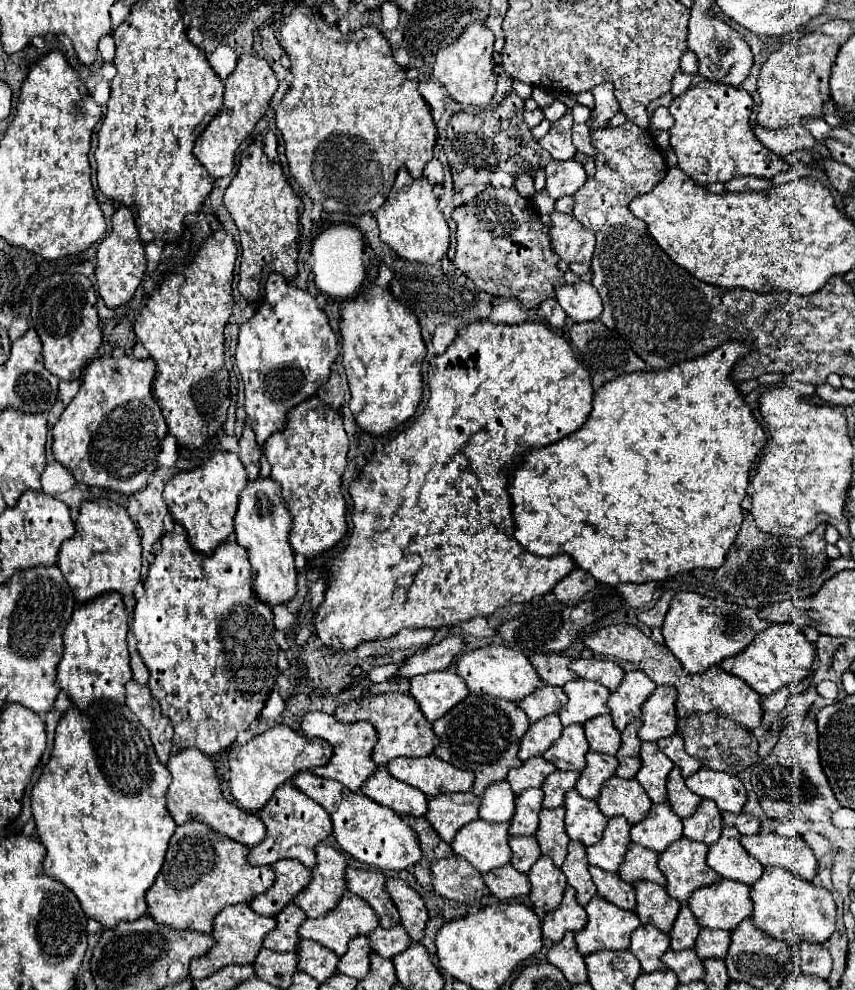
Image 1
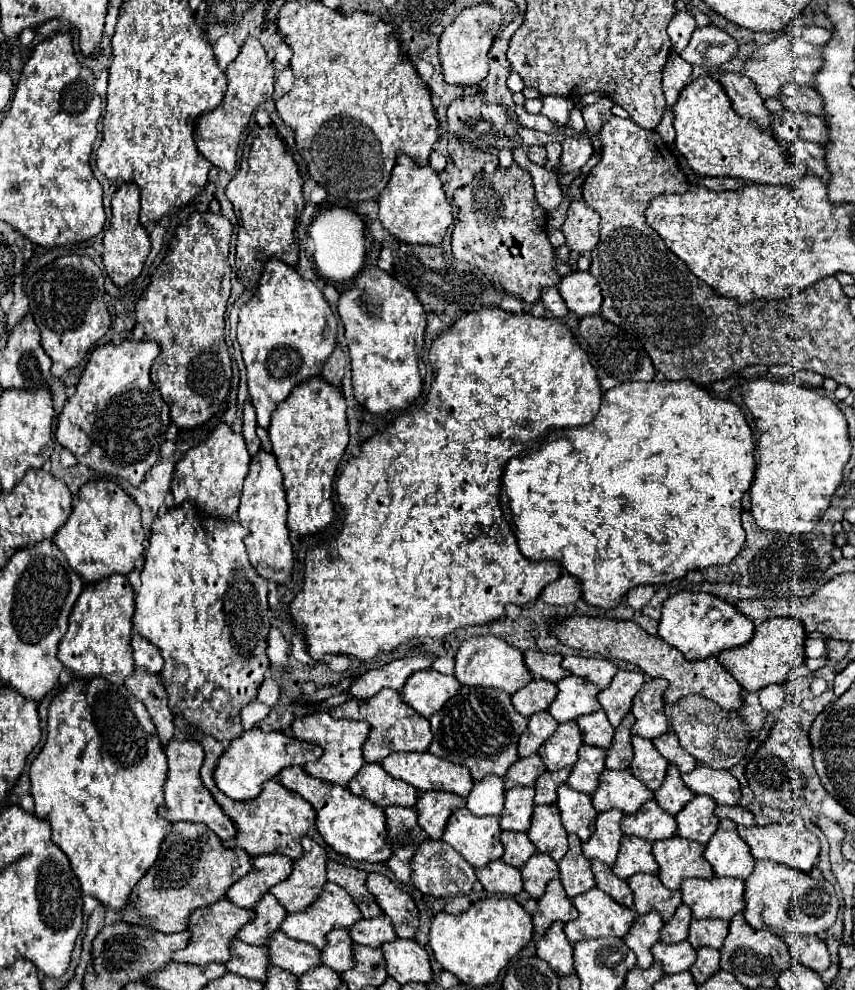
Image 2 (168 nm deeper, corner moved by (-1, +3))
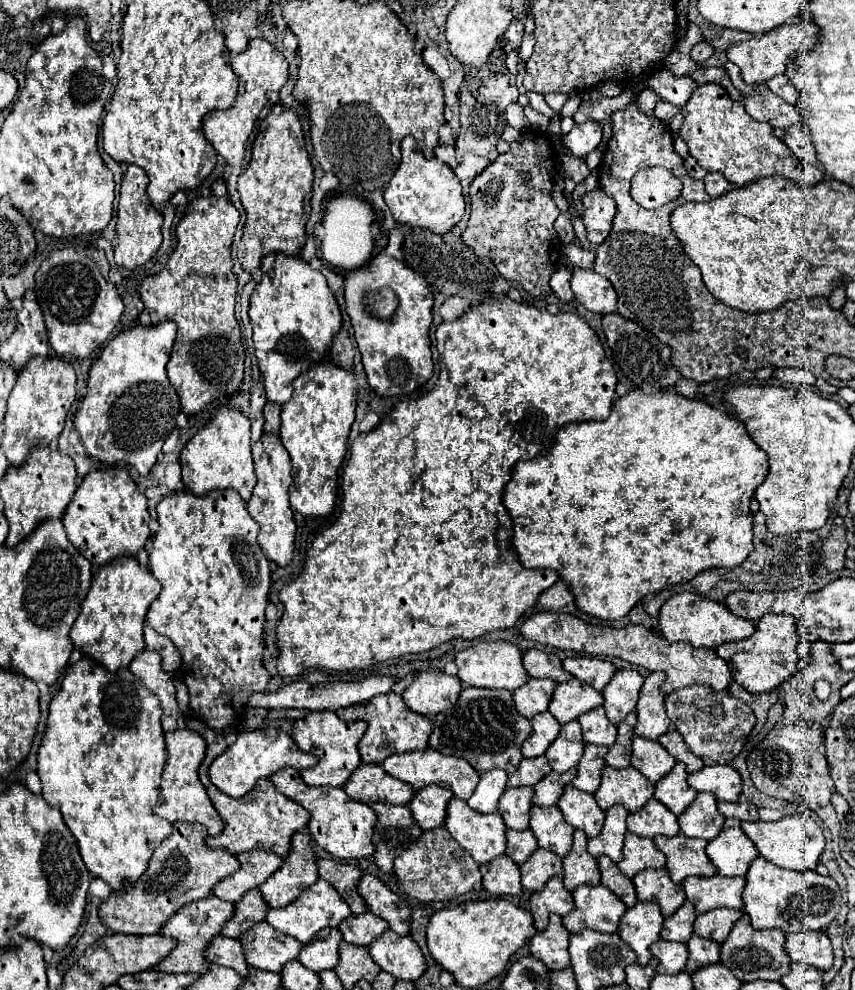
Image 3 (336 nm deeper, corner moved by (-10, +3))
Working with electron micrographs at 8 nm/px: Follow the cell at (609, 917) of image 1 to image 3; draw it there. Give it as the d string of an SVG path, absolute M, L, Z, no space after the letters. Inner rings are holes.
M580 885L572 891L574 911L562 917L562 925L570 933L594 929L602 933L616 933L616 925L624 915L626 905L604 885Z

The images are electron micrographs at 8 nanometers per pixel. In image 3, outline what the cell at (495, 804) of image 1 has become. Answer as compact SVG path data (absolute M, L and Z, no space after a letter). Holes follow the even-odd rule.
M490 769L480 773L480 781L468 799L468 805L478 813L492 813L498 809L498 799L506 789L508 775L500 769Z

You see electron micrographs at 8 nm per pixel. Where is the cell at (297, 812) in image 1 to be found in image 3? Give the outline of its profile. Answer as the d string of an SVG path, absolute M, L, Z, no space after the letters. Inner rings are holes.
M176 681L176 693L178 693L178 705L182 709L182 715L184 715L184 723L186 727L194 729L196 733L200 733L206 743L208 743L208 749L206 749L206 757L198 769L198 775L200 775L200 781L202 785L206 787L210 799L212 799L212 805L214 809L218 811L218 815L222 817L224 821L224 829L220 835L216 837L208 837L206 839L206 845L210 849L226 849L228 853L242 853L242 851L252 851L252 849L264 849L264 851L270 851L270 853L276 853L276 855L284 855L288 853L288 845L290 845L290 839L292 839L292 833L296 833L296 829L302 829L306 827L308 823L308 811L300 805L296 805L294 801L290 801L288 797L284 797L282 793L276 791L276 787L272 785L270 779L260 779L256 783L256 787L246 793L244 797L240 799L234 799L234 797L228 797L224 795L222 791L218 791L212 783L210 783L210 777L208 777L208 767L210 763L216 759L216 753L218 753L218 747L226 745L226 739L222 735L218 735L216 731L212 731L208 725L204 725L202 721L198 721L196 717L190 717L190 709L188 709L188 687L184 681Z

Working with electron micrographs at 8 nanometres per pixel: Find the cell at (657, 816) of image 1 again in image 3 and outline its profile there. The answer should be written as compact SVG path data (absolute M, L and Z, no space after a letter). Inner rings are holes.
M650 799L640 811L628 815L628 831L640 837L654 837L654 835L676 835L678 833L678 819L672 811L666 809L656 799Z

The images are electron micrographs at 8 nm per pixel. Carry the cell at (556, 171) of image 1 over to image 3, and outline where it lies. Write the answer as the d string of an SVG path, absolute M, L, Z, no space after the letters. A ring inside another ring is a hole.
M586 121L574 125L568 135L564 135L564 145L576 155L586 157L602 143L602 125L600 121Z

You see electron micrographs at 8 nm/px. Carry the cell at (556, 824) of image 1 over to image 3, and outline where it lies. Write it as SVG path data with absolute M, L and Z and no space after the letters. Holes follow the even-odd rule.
M556 805L552 807L532 807L530 809L530 831L534 833L538 845L564 857L572 845L574 827L568 825Z

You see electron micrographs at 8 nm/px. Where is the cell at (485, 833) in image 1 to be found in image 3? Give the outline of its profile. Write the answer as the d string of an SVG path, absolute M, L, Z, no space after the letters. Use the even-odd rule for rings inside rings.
M452 797L446 809L444 827L476 859L476 863L492 861L504 853L506 825L500 813L482 815L470 809L466 801Z

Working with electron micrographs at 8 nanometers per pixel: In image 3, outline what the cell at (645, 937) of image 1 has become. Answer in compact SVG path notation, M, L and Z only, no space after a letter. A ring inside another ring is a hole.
M638 901L634 907L626 909L618 923L618 935L632 947L640 965L650 961L648 947L660 939L662 913L654 901Z

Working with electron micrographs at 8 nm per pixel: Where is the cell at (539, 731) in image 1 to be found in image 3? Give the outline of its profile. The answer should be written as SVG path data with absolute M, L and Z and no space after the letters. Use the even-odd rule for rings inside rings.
M548 711L532 717L532 733L522 743L522 755L524 757L544 755L550 743L558 737L558 729L560 729L560 723L556 723L552 713Z

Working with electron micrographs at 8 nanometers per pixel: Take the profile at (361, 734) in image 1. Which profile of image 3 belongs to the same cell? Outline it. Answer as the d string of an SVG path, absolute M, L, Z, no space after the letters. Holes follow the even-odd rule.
M314 711L308 713L304 719L294 721L290 737L294 739L298 749L318 757L316 767L300 771L302 781L312 787L324 787L324 785L342 787L348 781L348 777L354 773L354 769L360 765L358 741L364 735L364 729L366 729L364 721L342 721L332 711Z

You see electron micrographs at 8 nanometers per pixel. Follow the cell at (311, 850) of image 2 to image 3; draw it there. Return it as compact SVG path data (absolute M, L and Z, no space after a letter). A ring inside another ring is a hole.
M296 831L290 841L290 853L284 857L280 869L260 885L260 893L268 907L278 909L292 903L316 879L316 857L310 849L310 835Z

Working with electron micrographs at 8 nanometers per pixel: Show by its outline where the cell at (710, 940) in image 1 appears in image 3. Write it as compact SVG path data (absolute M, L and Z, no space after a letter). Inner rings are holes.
M712 909L702 913L694 921L694 933L716 943L722 943L724 937L732 931L732 925L744 915L742 909Z

